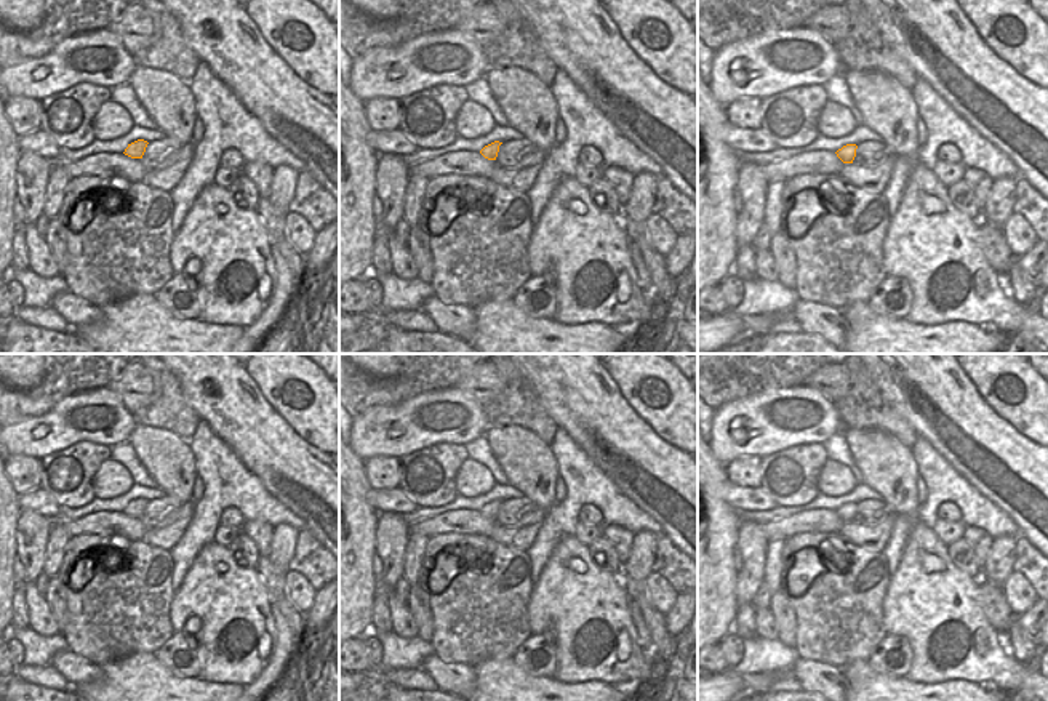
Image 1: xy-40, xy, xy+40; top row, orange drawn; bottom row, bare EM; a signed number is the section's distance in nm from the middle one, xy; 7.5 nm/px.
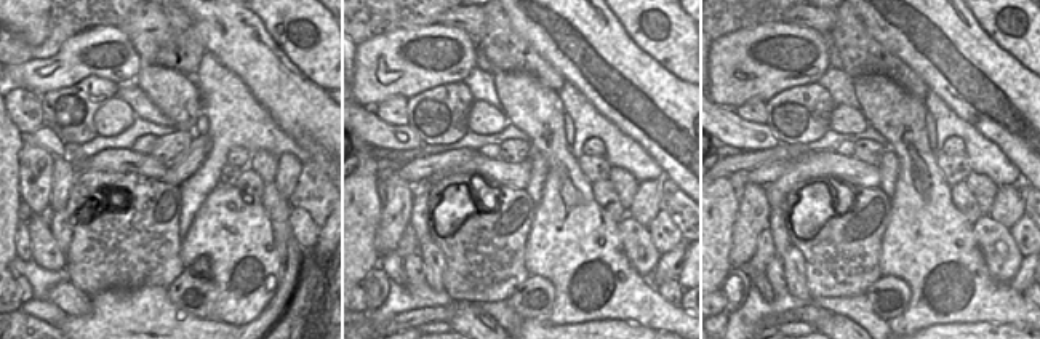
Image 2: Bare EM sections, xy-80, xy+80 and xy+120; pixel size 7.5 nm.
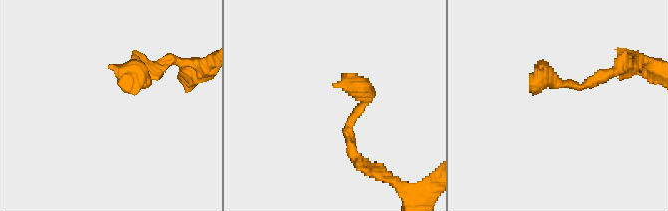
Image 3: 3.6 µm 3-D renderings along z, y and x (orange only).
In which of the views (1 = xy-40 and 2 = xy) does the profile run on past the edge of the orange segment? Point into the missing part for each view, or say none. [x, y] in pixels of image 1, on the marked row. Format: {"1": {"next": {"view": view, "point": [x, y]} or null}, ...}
{"1": {"next": null}, "2": {"next": null}}

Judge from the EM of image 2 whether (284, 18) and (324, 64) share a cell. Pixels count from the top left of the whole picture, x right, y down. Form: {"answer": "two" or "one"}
{"answer": "one"}

